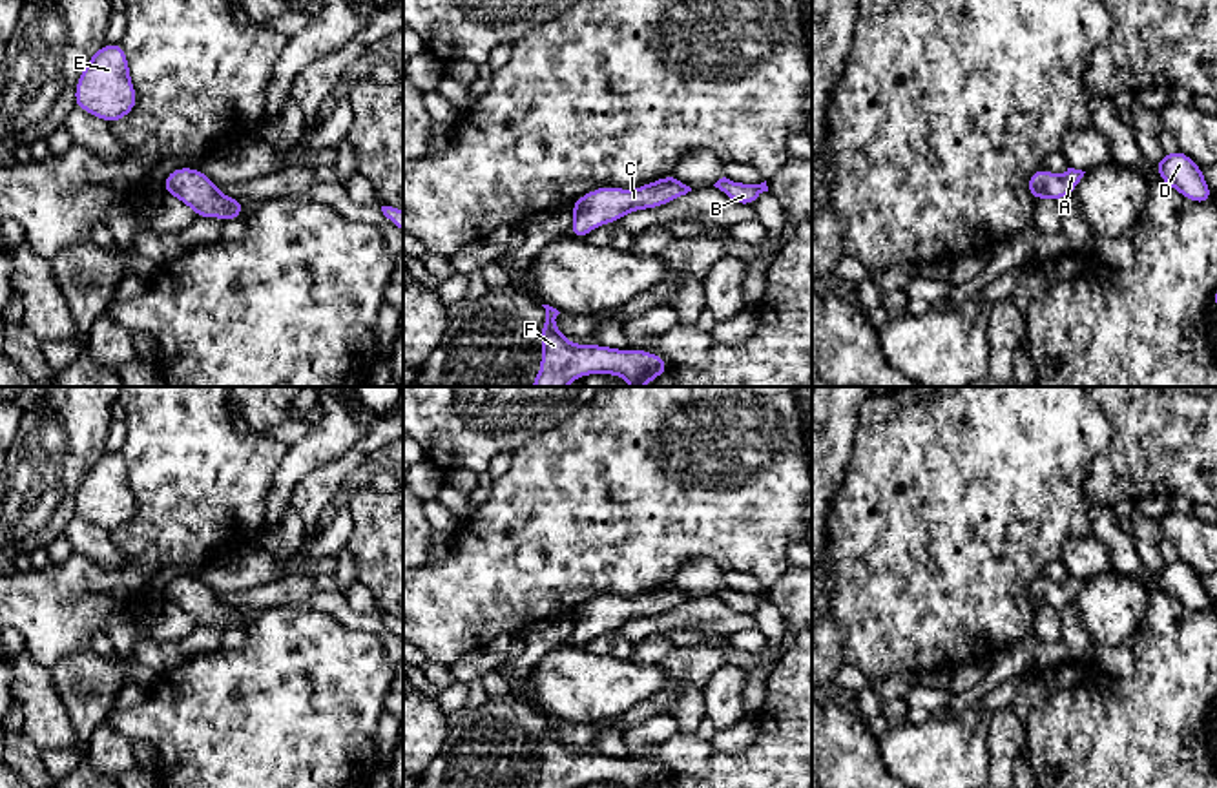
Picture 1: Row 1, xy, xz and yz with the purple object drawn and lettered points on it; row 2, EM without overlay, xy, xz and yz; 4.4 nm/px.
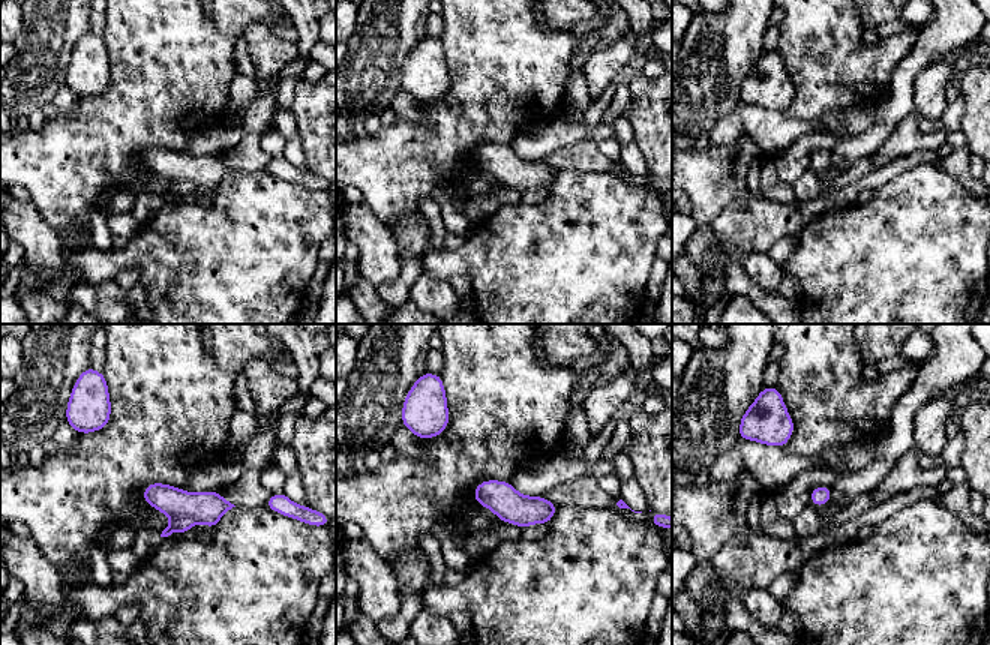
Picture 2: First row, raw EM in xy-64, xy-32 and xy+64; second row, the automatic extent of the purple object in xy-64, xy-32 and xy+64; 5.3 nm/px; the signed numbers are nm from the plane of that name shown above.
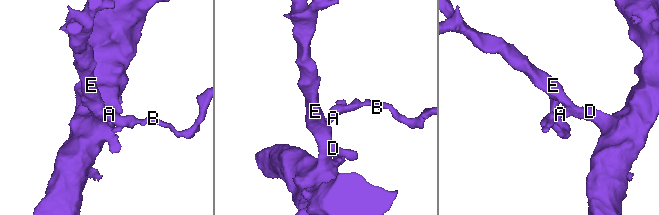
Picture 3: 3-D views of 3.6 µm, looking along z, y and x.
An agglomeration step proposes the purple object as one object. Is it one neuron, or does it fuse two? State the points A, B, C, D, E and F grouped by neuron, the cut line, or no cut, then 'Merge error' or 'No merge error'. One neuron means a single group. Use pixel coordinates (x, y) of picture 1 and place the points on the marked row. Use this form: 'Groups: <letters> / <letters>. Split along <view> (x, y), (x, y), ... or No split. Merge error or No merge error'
Groups: A B C D E F. No split. No merge error

